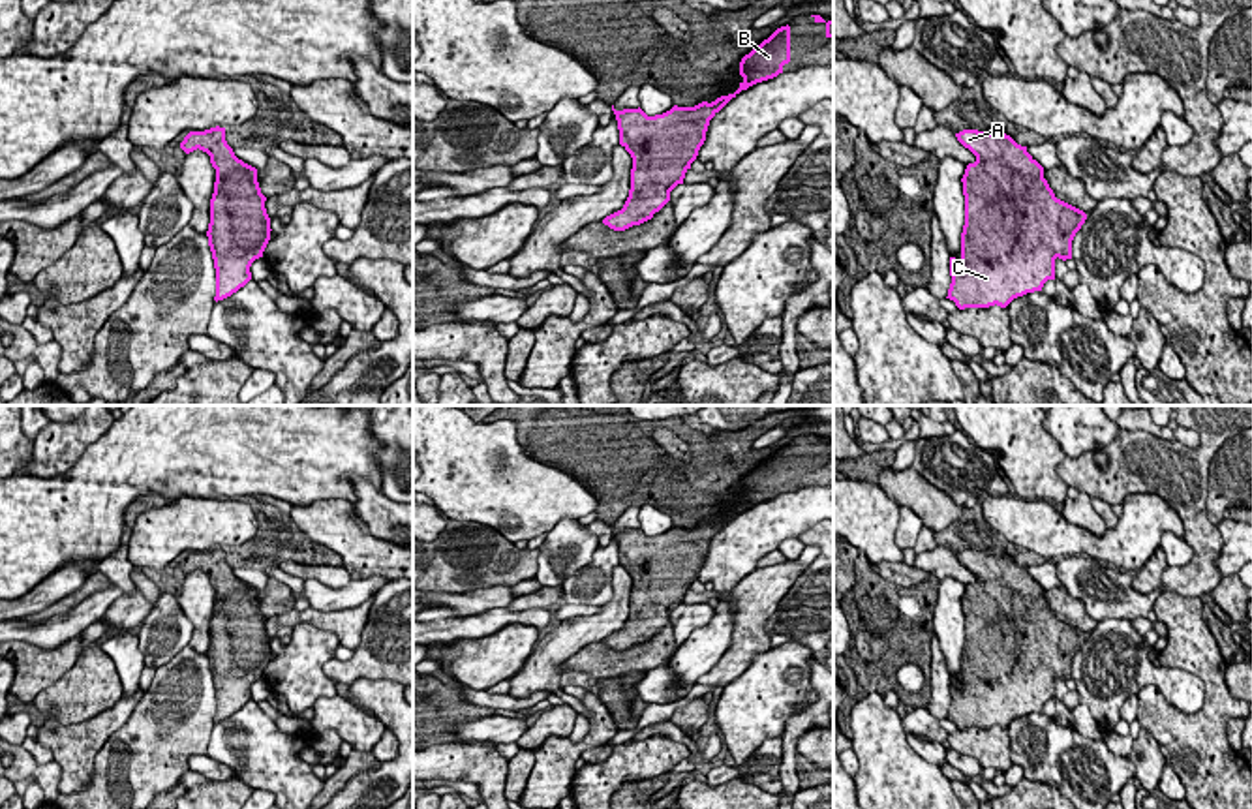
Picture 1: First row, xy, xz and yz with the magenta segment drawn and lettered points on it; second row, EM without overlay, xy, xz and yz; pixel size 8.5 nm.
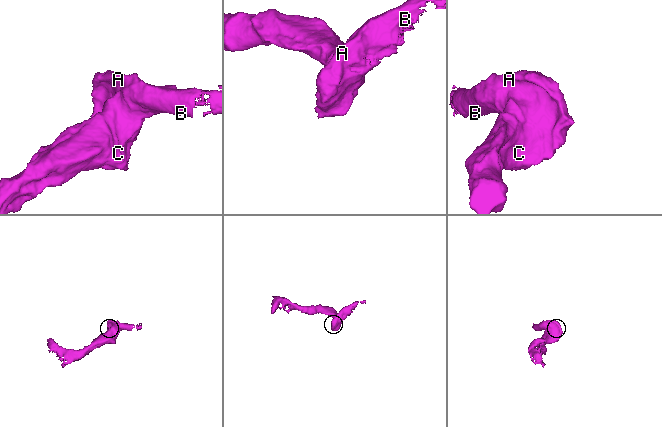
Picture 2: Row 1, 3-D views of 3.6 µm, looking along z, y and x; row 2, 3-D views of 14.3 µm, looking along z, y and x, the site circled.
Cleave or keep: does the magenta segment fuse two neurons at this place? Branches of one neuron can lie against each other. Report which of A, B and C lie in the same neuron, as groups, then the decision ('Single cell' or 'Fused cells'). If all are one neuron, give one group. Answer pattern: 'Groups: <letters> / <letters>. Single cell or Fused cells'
Groups: A B C. Single cell

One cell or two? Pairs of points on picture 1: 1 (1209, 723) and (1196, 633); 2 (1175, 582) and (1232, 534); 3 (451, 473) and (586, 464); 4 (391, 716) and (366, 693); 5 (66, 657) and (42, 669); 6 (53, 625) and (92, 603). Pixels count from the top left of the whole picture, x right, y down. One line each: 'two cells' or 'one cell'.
1: one cell
2: two cells
3: two cells
4: one cell
5: one cell
6: one cell

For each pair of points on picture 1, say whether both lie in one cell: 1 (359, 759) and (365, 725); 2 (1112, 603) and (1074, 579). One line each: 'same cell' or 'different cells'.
1: different cells
2: same cell

